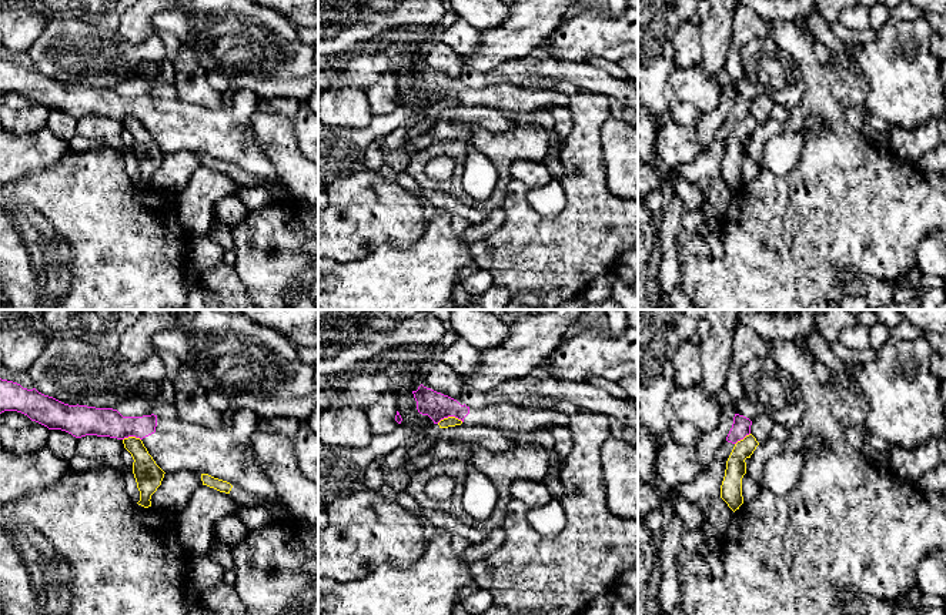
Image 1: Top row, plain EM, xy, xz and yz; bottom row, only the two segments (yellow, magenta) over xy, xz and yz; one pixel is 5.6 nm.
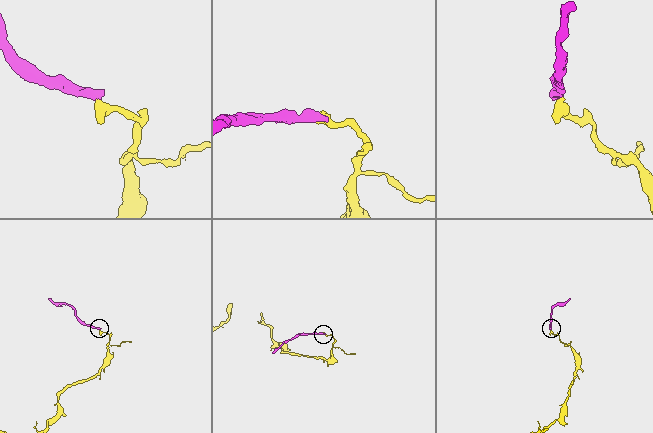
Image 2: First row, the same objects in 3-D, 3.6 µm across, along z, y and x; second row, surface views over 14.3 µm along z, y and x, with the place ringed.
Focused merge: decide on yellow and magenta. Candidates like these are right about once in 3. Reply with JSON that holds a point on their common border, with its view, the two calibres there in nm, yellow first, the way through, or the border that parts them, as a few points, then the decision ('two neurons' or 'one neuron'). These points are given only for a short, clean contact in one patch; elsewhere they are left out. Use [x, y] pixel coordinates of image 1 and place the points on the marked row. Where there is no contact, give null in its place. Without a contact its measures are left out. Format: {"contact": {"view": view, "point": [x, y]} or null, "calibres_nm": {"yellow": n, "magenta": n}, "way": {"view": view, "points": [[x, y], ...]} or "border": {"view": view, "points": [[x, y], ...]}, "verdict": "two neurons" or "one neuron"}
{"contact": {"view": "xz", "point": [450, 417]}, "calibres_nm": {"yellow": 60, "magenta": 150}, "border": {"view": "xz", "points": [[463, 421], [454, 417], [444, 417], [437, 423]]}, "verdict": "two neurons"}

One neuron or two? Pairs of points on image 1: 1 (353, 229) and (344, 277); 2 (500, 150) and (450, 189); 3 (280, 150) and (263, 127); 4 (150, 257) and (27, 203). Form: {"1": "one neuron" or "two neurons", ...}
{"1": "two neurons", "2": "one neuron", "3": "one neuron", "4": "one neuron"}

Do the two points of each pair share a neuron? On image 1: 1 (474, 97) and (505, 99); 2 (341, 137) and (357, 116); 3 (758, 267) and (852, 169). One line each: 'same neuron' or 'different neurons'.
1: same neuron
2: different neurons
3: same neuron

